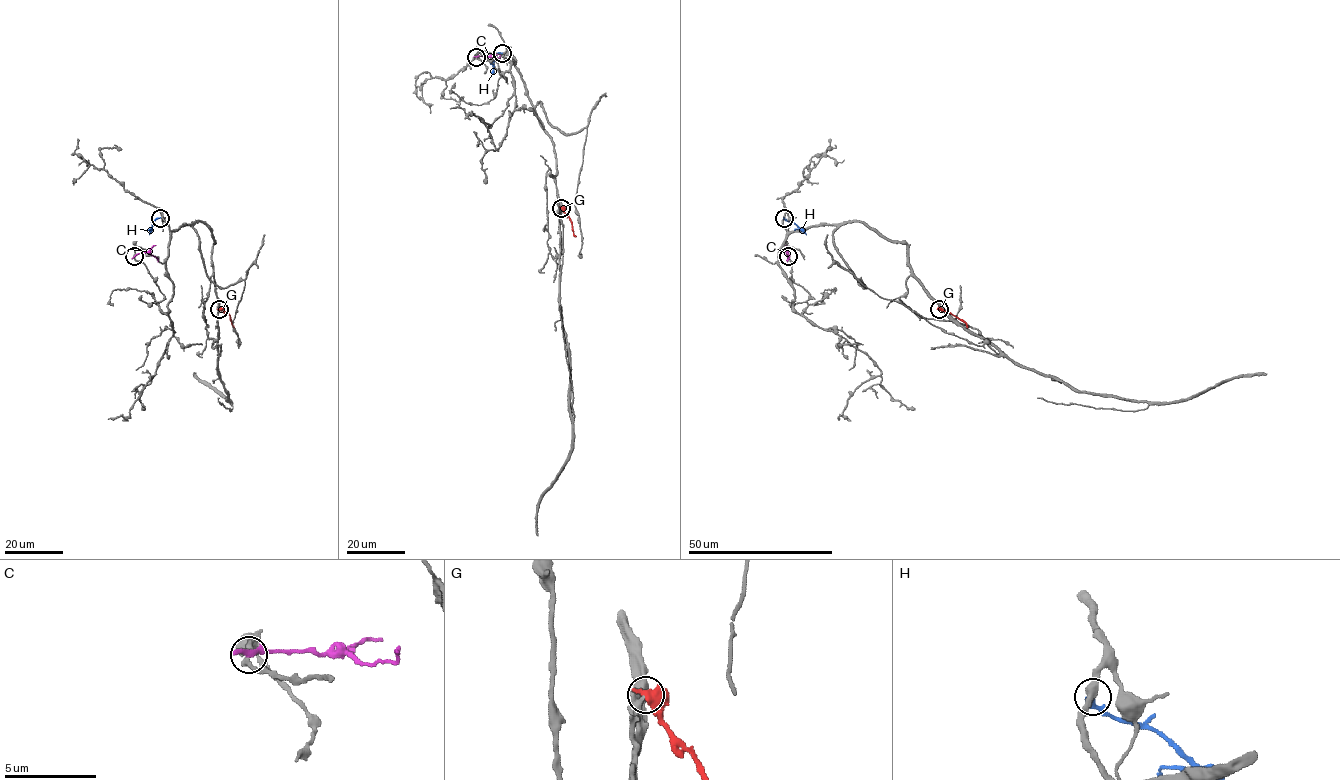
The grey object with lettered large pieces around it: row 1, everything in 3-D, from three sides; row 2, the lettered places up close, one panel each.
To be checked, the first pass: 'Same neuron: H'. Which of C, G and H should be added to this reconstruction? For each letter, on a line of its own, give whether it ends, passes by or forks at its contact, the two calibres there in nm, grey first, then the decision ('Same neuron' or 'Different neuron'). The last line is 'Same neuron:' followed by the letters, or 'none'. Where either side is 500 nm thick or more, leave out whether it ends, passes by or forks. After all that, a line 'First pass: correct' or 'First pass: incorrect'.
C: It ends there. Thickness 240 nm (grey) against 360 nm. Different neuron
G: Thickness 360 nm (grey) against 650 nm. Different neuron
H: It ends there. Thickness 360 nm (grey) against 240 nm. Same neuron
Same neuron: H
First pass: correct

